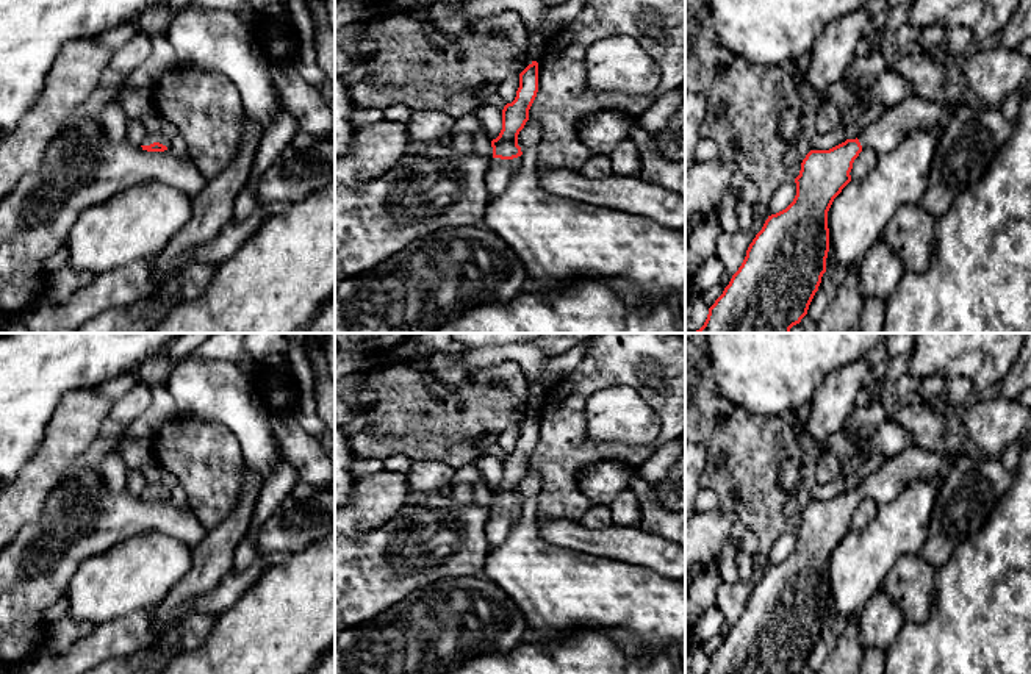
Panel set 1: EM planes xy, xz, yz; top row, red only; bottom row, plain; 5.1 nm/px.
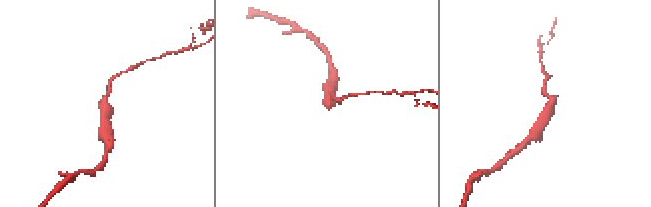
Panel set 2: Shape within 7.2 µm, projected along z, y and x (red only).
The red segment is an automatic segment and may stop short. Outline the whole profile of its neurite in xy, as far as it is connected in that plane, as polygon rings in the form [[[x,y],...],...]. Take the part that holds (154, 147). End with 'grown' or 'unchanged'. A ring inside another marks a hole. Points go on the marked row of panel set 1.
[[[145,134],[142,141],[142,150],[147,152],[164,152],[171,147],[171,139],[163,134]]]; grown

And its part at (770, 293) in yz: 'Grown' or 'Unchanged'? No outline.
Grown

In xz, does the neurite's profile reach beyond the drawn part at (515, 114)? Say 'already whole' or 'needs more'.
needs more

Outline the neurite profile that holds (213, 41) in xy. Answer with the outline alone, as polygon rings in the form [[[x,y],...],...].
[[[186,6],[171,22],[166,38],[177,53],[178,66],[228,77],[241,94],[246,117],[257,122],[263,131],[271,125],[282,105],[271,77],[271,58],[239,14]]]

